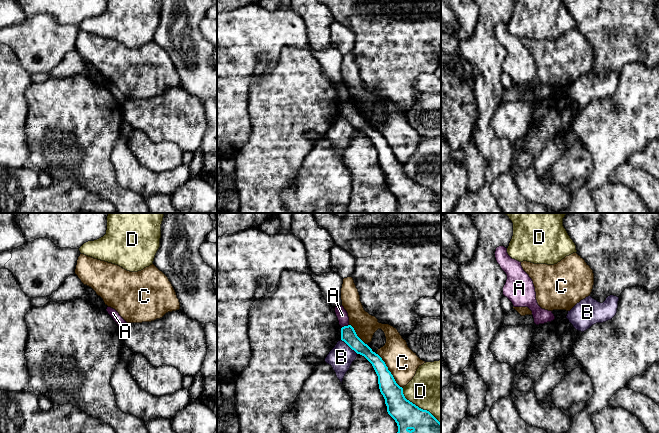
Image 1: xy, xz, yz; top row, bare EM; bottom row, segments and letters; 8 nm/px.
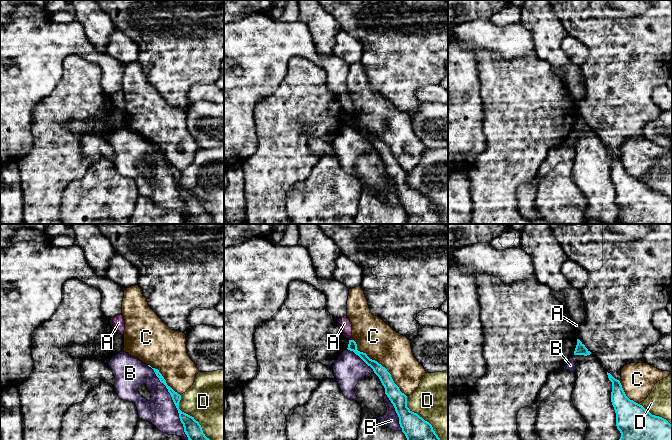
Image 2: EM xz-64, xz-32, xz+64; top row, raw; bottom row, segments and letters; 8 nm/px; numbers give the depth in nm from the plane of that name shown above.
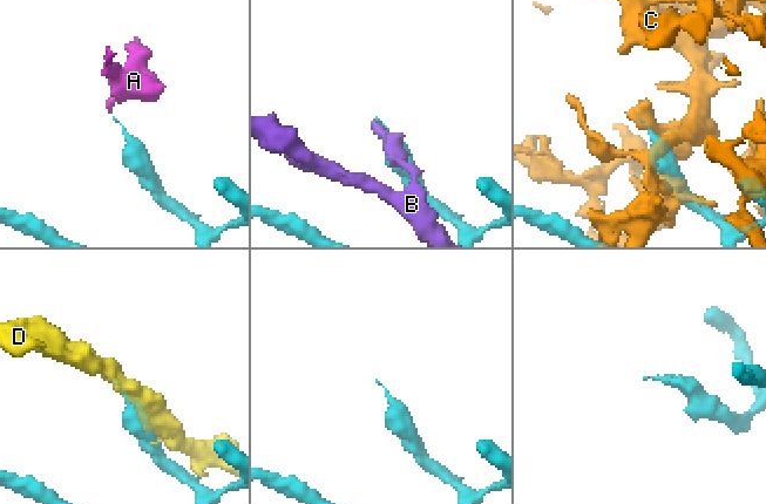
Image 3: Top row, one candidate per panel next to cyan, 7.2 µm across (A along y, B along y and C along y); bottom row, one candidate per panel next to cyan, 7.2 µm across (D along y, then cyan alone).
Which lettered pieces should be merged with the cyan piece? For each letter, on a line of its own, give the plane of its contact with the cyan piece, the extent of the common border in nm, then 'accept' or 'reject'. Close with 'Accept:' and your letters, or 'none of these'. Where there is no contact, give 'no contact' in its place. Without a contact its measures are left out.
A: contact in xz; length 60 nm; reject
B: contact in xz; length 180 nm; reject
C: contact in xz; length 360 nm; reject
D: contact in xz; length 420 nm; reject
Accept: none of these

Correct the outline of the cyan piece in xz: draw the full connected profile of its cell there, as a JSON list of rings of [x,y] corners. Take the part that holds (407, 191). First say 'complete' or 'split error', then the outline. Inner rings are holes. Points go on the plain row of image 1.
complete; [[[351,101],[341,104],[341,116],[373,142],[388,190],[398,202],[397,213],[440,213],[441,199],[427,186],[407,176],[382,134],[356,110]]]

